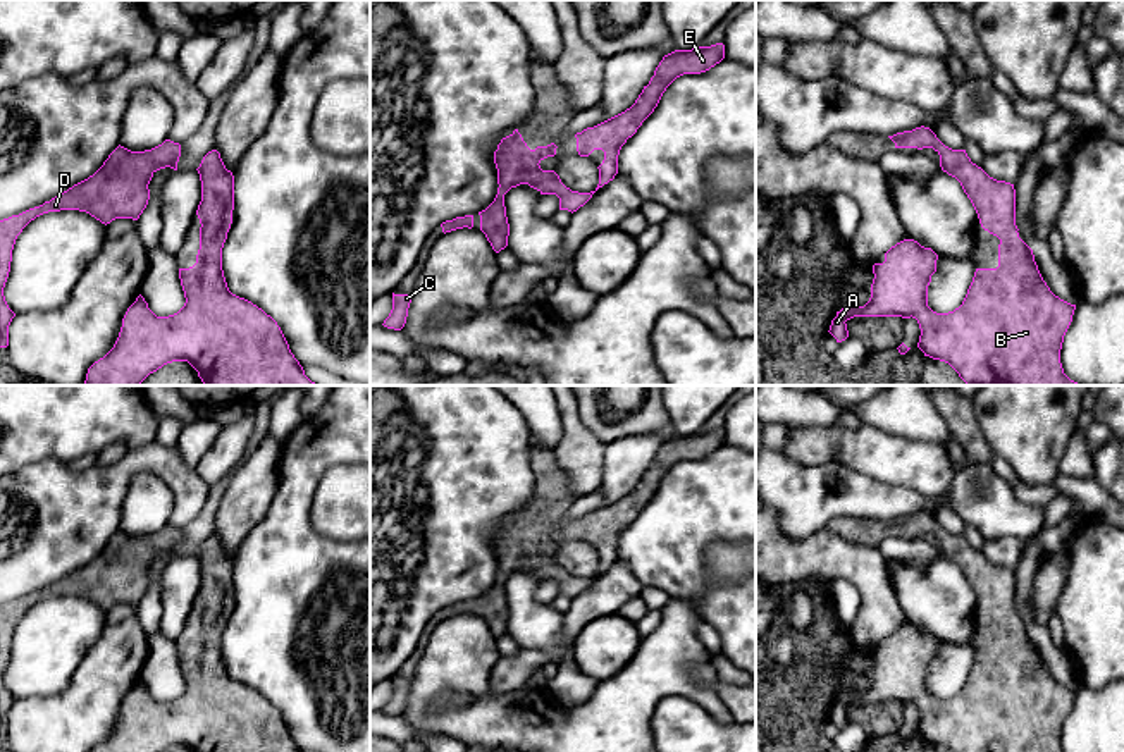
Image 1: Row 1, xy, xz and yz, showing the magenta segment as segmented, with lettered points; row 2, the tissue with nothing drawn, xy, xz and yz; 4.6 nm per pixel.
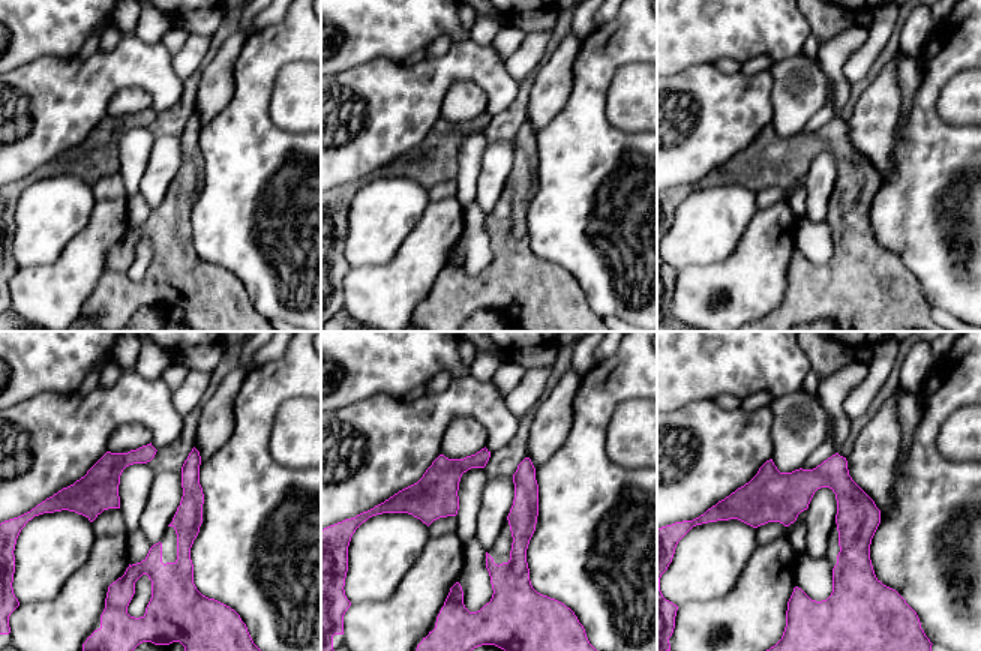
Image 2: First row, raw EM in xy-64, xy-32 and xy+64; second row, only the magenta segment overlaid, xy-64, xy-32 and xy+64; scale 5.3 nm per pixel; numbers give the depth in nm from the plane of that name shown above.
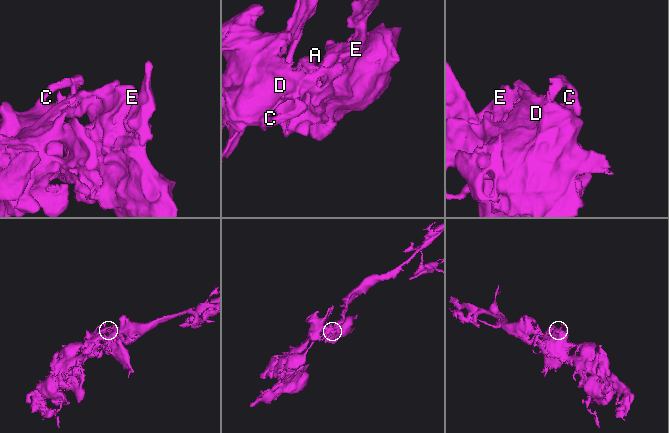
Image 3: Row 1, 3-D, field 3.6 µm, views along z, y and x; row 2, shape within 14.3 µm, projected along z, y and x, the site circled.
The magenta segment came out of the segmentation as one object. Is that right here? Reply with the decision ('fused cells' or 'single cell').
single cell

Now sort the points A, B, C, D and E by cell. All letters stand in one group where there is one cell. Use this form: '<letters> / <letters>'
A B C D E

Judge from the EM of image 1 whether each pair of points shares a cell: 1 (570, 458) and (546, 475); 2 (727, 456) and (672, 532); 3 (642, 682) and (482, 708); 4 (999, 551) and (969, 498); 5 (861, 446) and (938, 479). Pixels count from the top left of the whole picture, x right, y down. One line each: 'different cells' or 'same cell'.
1: different cells
2: same cell
3: same cell
4: different cells
5: same cell

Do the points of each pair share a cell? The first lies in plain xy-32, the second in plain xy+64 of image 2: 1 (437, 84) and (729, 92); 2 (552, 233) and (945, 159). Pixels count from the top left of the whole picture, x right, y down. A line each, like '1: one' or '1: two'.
1: one
2: one

